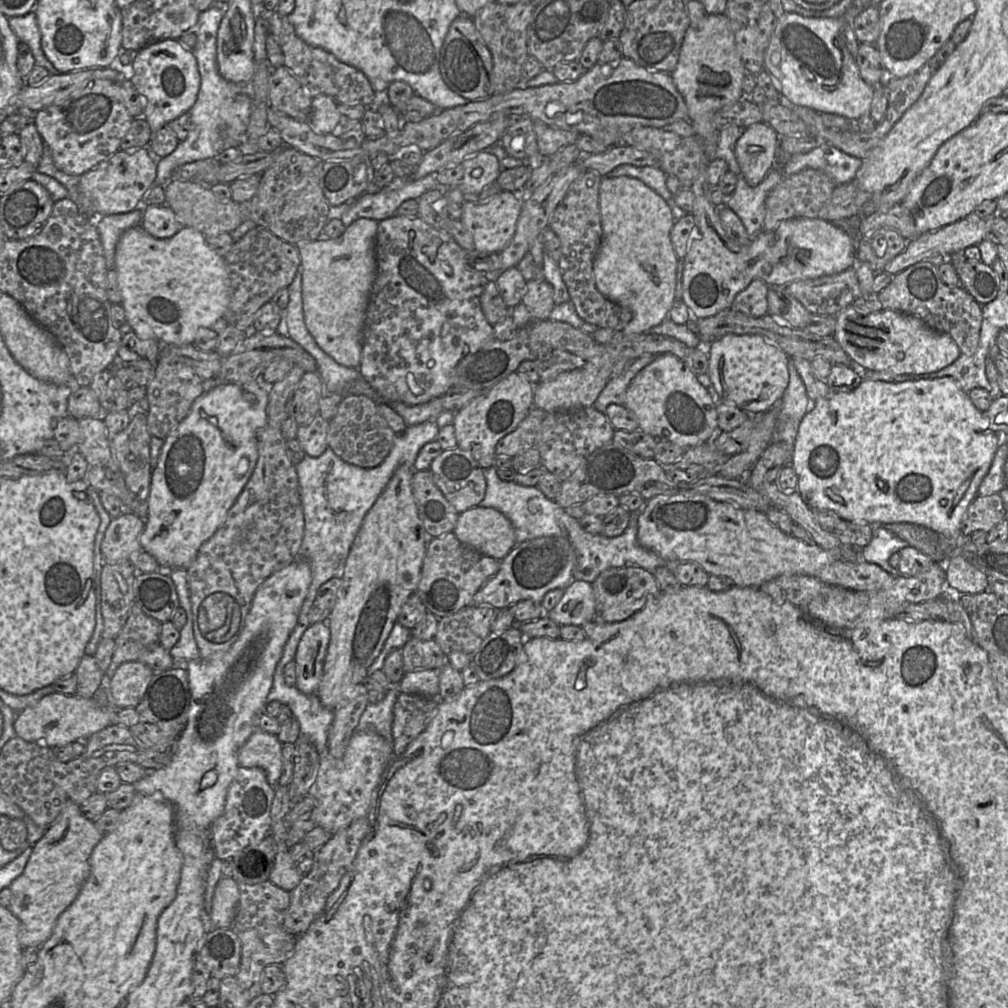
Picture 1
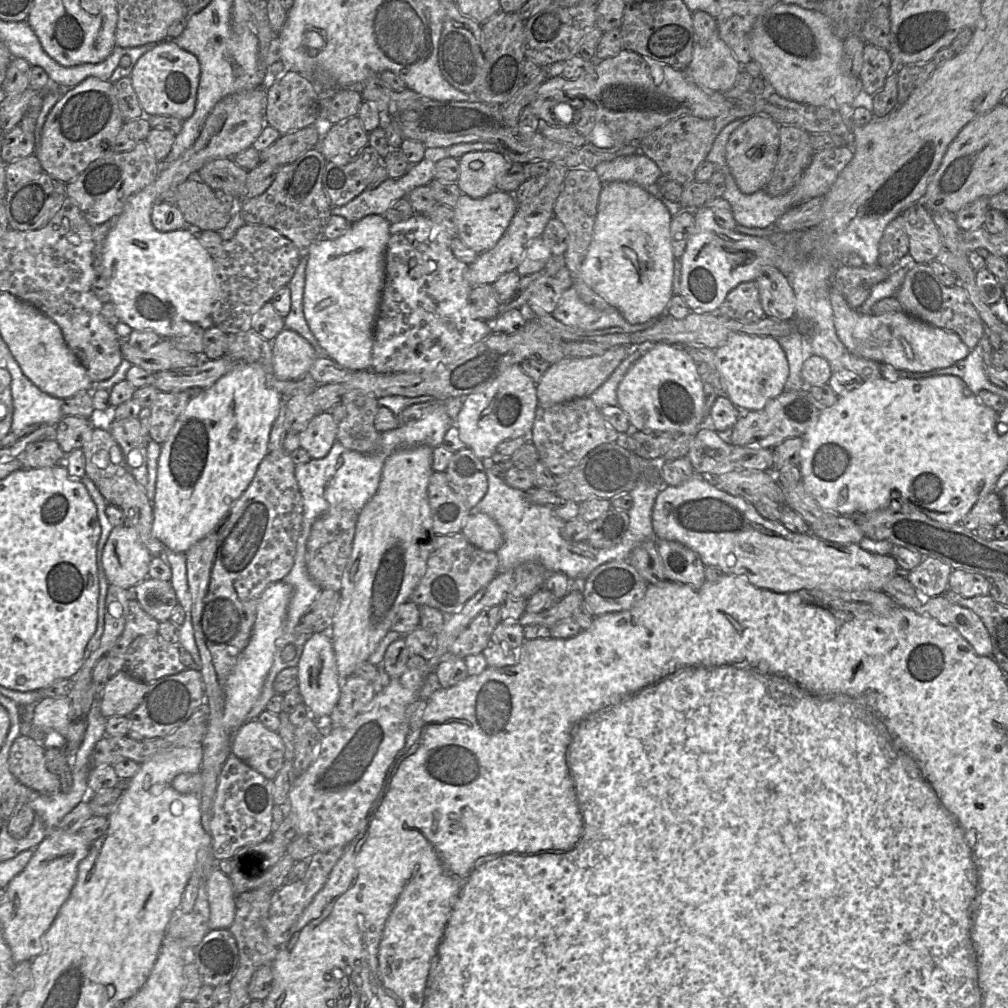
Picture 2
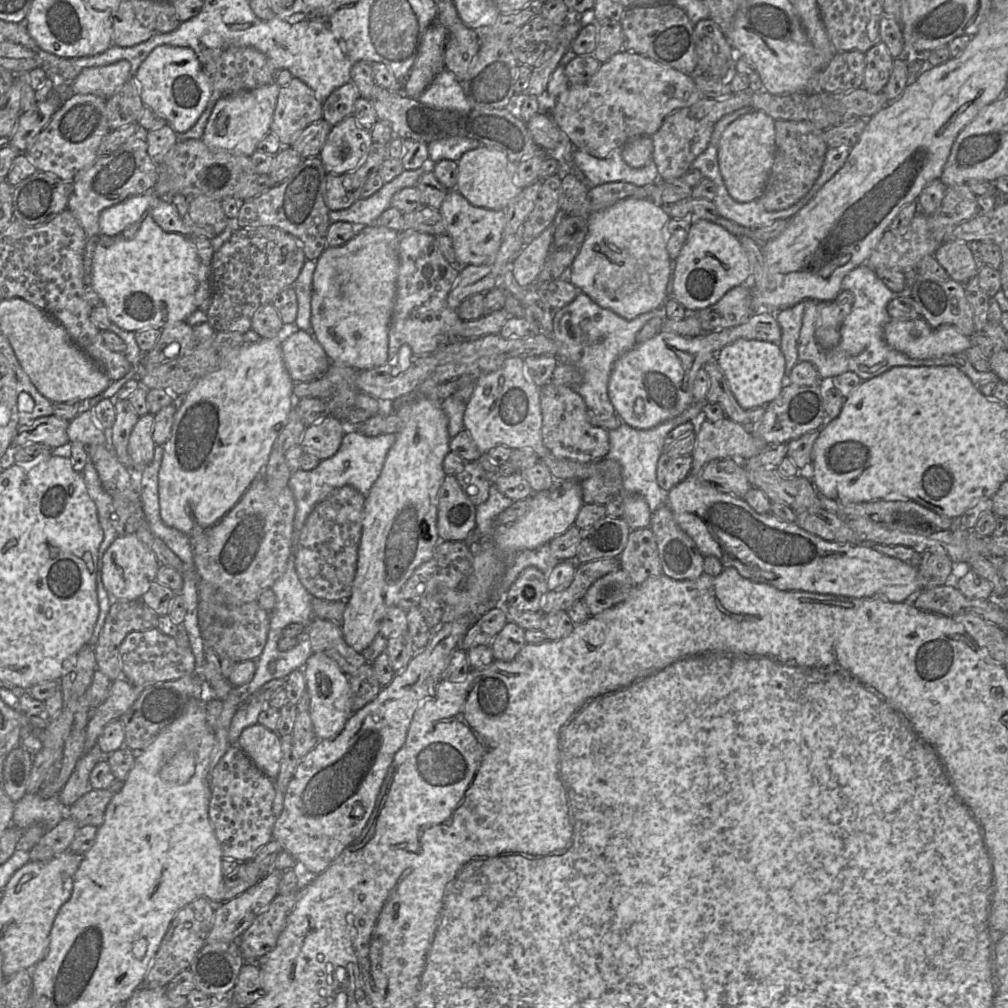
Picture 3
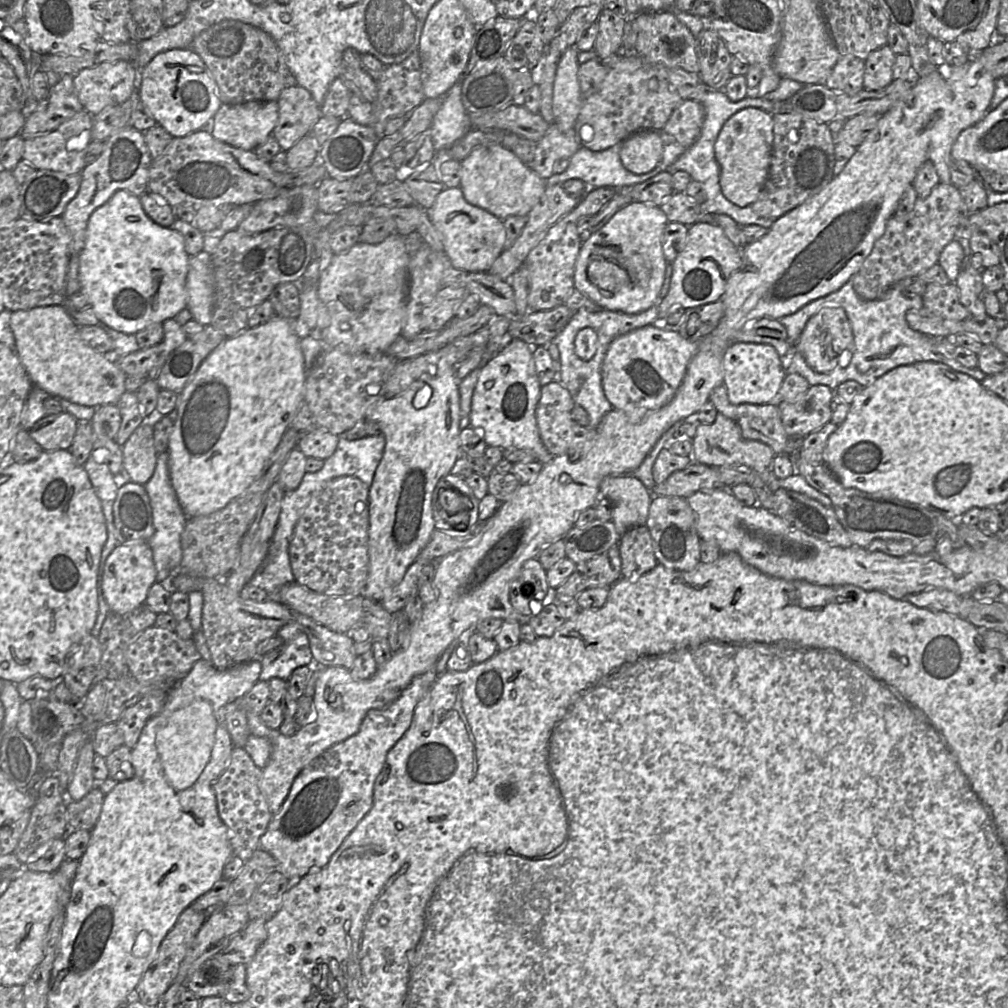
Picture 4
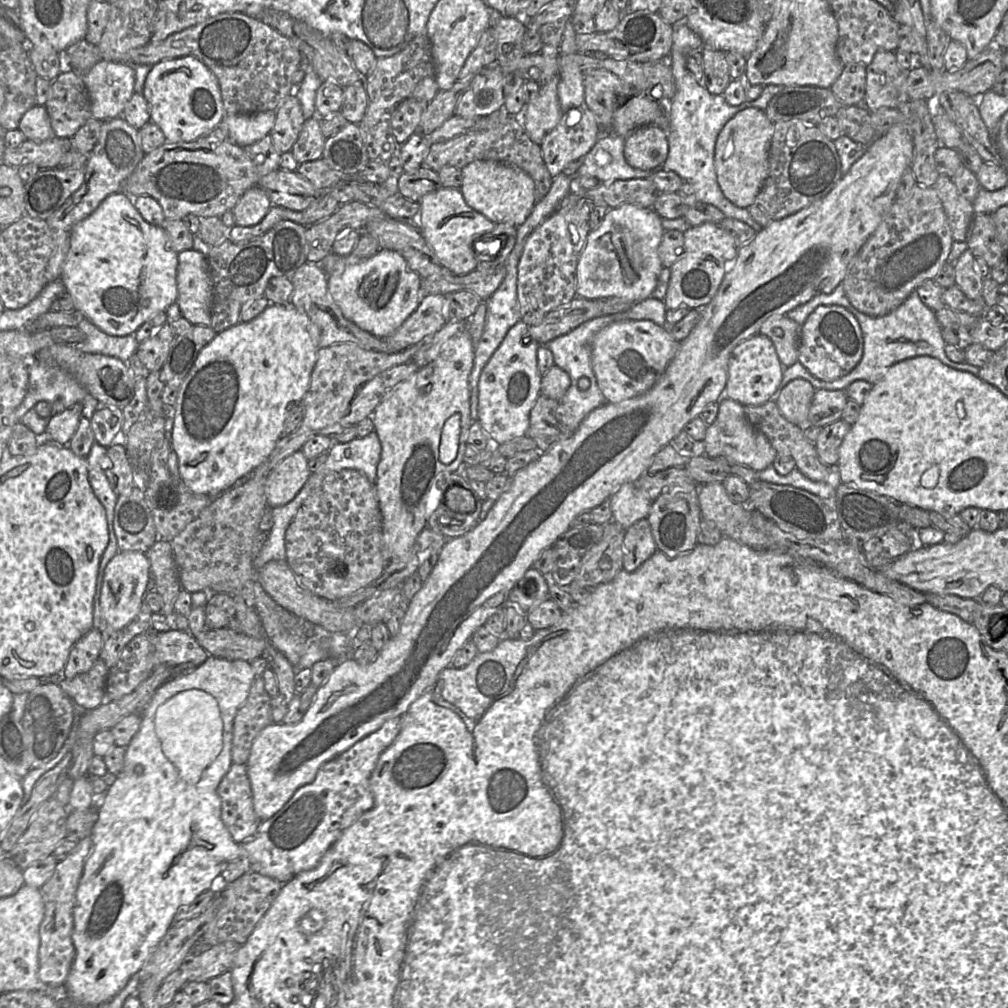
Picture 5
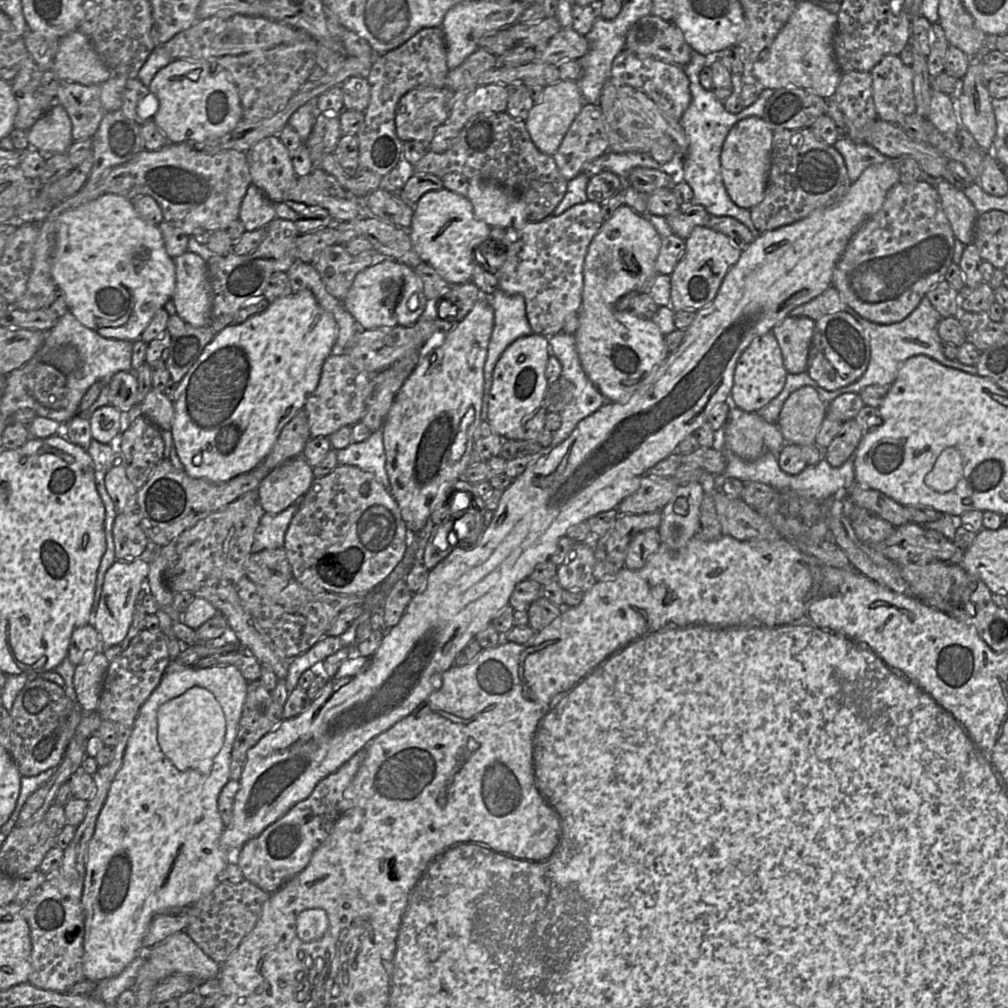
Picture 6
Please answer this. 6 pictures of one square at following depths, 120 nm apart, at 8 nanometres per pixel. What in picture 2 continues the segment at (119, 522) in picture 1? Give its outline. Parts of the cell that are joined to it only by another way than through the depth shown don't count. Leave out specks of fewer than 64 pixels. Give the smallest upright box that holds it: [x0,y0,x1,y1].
[102,526,152,589]

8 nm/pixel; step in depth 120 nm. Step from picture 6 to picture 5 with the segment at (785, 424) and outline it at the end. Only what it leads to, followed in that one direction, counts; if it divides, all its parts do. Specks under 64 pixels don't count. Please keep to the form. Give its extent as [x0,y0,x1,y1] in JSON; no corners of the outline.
[776,379,815,430]

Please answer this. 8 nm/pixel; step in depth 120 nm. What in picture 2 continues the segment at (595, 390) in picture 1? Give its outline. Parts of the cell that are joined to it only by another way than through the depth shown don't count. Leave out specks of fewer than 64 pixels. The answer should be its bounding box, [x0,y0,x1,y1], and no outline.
[536,345,638,406]

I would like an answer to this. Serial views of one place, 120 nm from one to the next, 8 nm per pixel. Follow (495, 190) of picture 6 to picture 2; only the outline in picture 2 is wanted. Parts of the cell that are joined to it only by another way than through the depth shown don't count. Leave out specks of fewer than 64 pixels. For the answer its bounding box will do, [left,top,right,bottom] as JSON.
[457,152,511,199]

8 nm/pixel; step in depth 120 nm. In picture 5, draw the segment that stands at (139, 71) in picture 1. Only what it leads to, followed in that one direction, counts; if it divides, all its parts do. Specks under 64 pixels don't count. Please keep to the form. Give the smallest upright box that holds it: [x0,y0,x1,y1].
[141,56,225,142]

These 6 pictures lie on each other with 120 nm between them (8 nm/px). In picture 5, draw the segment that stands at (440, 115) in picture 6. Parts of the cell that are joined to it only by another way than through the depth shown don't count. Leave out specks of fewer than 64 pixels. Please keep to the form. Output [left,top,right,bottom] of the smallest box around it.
[390,98,428,144]

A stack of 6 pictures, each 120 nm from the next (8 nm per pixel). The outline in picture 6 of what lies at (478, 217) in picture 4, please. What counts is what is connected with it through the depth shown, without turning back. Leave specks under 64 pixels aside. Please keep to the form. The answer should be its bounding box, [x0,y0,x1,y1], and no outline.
[408,187,491,285]

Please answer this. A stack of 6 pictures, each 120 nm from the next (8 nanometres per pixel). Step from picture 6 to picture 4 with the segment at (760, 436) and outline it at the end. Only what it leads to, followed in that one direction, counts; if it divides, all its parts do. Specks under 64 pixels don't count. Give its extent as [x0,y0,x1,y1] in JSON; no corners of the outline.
[692,412,775,472]

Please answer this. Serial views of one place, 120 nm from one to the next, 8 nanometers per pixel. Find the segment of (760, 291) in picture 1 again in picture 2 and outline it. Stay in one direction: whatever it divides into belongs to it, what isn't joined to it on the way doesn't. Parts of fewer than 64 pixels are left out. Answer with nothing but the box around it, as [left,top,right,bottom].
[716,281,766,322]

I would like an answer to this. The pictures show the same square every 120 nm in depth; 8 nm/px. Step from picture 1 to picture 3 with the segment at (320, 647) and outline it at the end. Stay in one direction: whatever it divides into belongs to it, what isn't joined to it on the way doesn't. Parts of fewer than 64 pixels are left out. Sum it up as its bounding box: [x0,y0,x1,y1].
[303,653,354,740]

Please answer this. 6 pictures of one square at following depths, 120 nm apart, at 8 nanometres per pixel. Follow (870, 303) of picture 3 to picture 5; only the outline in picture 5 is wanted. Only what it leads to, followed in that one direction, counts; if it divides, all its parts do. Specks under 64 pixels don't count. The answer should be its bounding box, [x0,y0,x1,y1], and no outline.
[771,282,979,401]

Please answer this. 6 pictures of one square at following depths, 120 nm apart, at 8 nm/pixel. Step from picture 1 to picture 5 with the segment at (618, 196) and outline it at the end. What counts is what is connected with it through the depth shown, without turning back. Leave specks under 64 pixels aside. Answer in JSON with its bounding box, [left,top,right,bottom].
[576,204,665,304]

